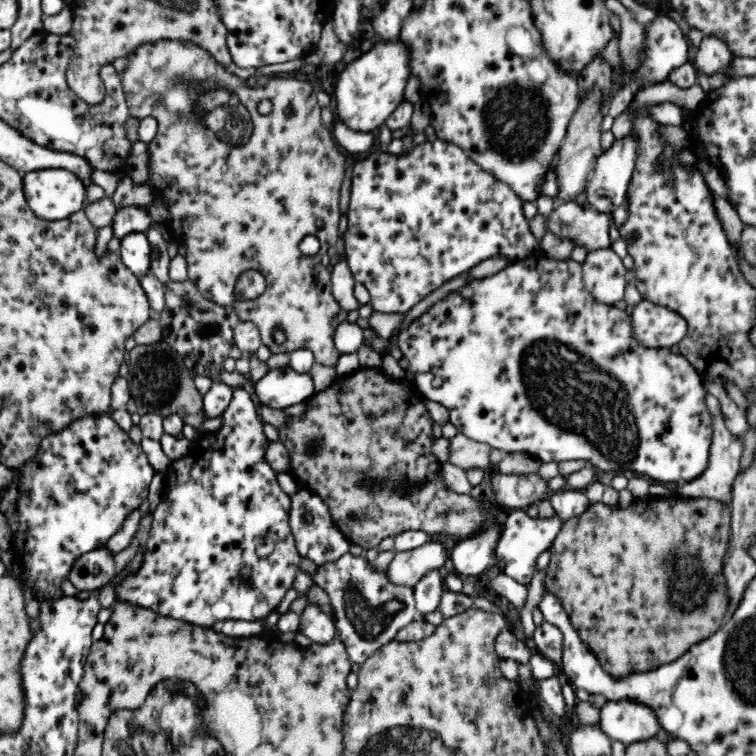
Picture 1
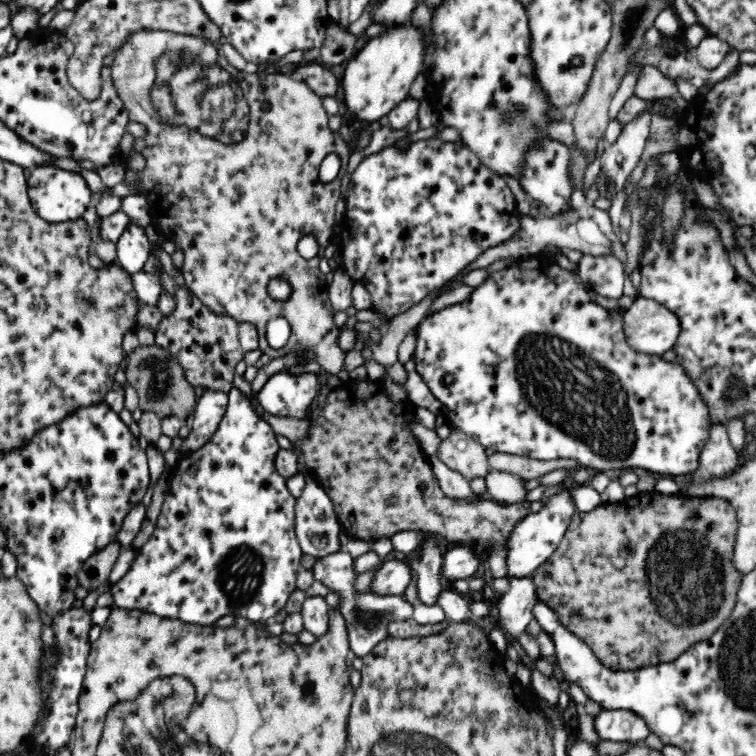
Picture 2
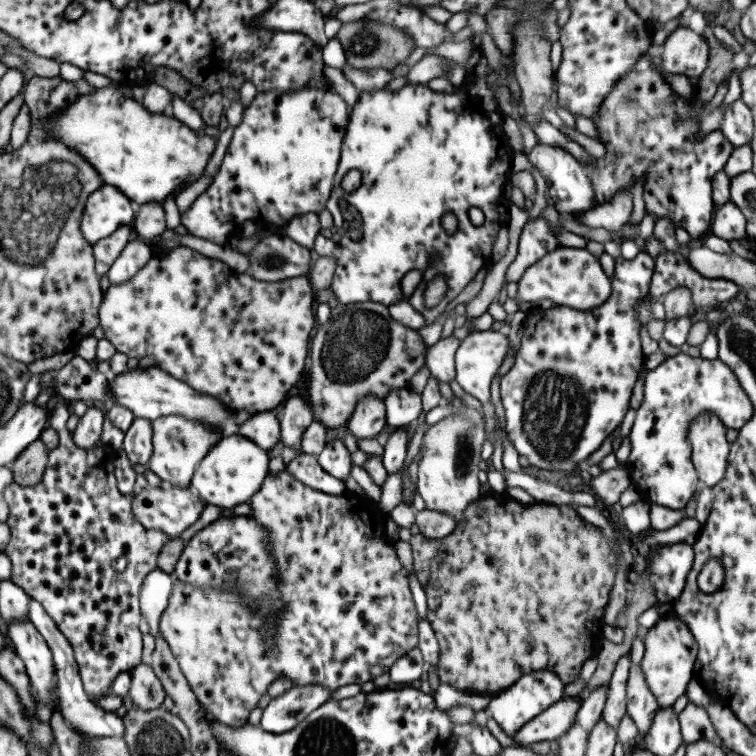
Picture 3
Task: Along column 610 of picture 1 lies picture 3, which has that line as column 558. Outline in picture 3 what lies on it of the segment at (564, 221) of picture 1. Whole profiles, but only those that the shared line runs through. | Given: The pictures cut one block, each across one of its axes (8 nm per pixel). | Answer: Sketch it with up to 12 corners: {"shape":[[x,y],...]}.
{"shape":[[539,215],[525,223],[503,282],[516,283],[559,247]]}

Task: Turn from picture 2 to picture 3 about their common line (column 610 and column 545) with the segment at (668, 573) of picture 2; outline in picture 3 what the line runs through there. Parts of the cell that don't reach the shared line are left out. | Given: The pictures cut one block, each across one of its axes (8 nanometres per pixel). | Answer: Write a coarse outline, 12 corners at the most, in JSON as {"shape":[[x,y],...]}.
{"shape":[[479,493],[408,542],[439,683],[563,685],[616,556],[569,505]]}

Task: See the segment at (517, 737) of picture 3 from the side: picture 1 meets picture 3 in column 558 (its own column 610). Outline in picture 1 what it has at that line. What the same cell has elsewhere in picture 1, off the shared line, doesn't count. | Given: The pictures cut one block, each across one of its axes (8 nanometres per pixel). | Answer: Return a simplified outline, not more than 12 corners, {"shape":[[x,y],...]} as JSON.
{"shape":[[631,698],[608,700],[600,726],[626,745],[656,736],[654,709]]}

